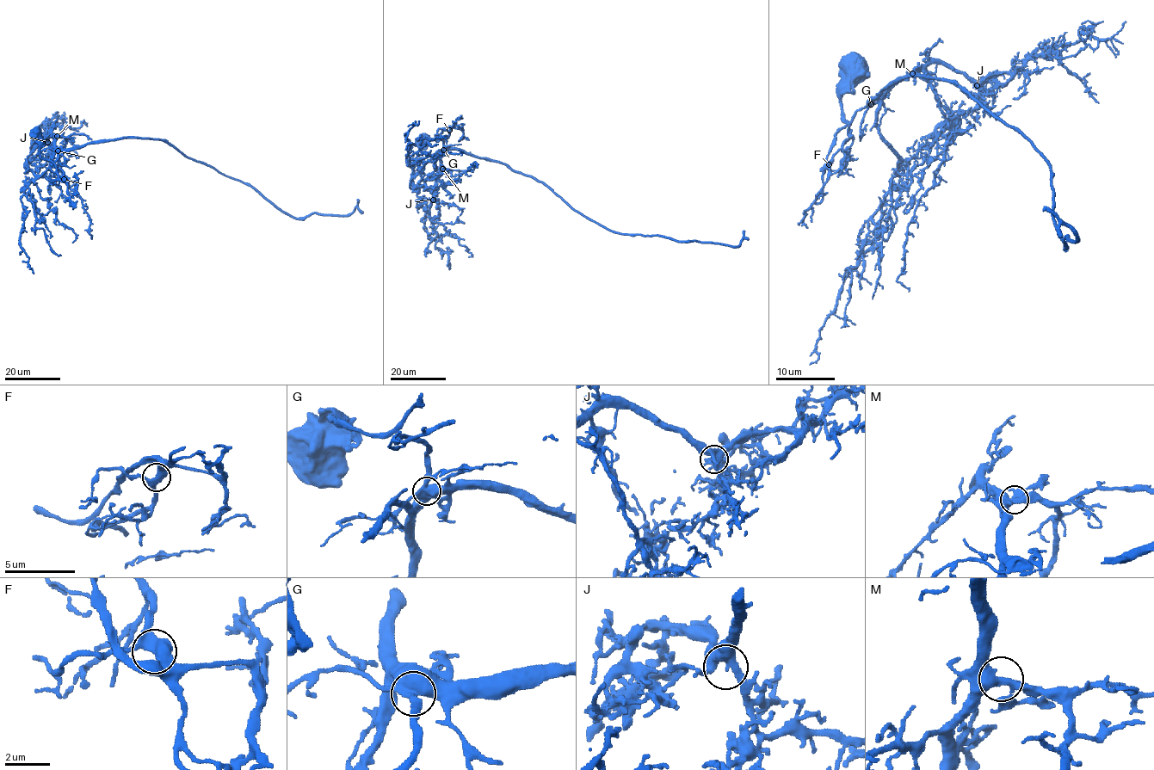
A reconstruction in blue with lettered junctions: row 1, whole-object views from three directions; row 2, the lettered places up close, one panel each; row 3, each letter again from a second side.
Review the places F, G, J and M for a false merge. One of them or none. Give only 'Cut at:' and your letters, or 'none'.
Cut at: none

